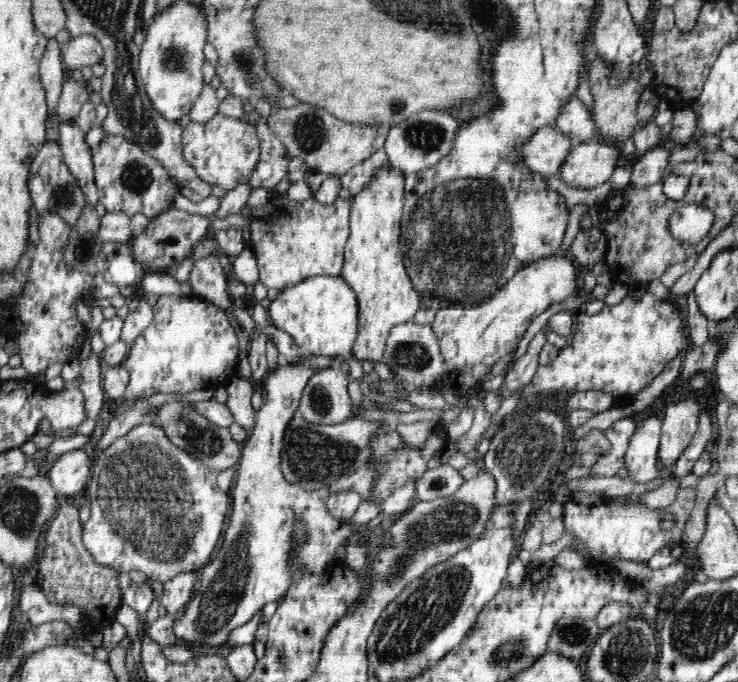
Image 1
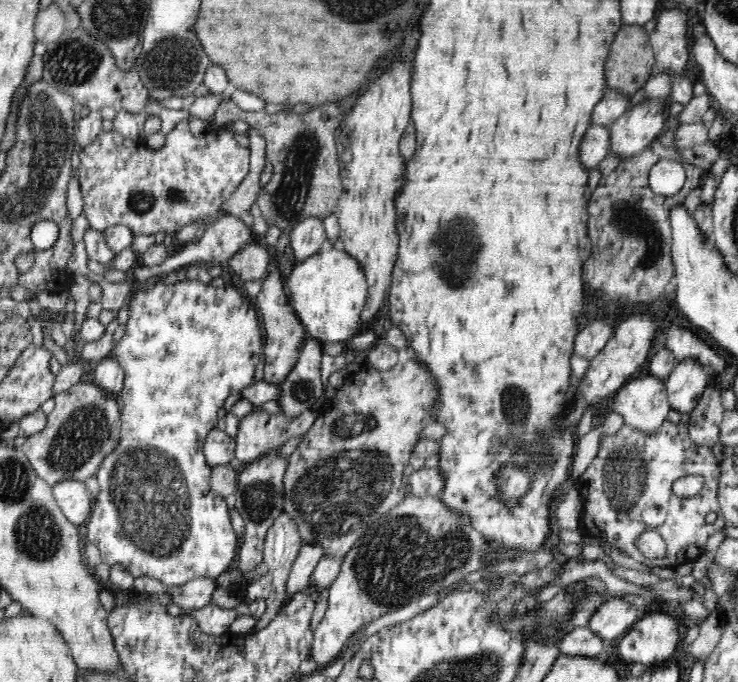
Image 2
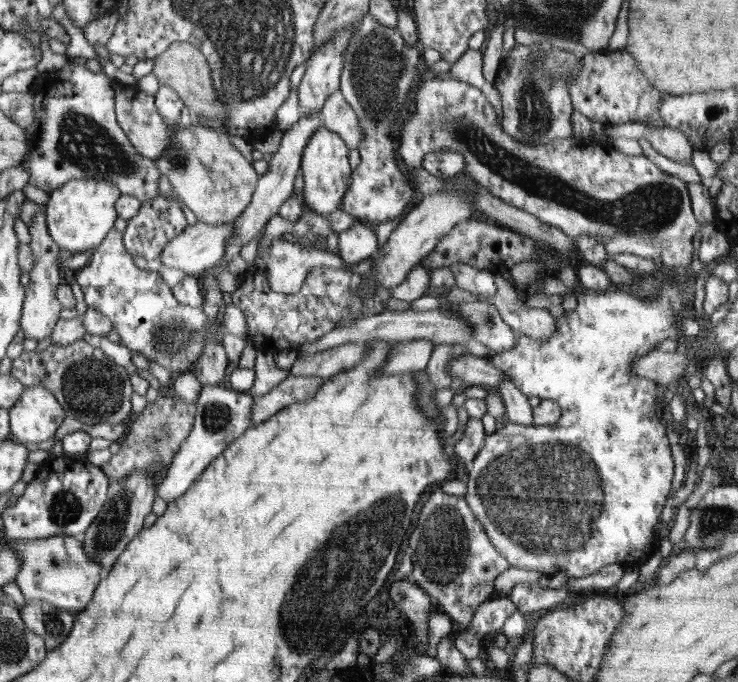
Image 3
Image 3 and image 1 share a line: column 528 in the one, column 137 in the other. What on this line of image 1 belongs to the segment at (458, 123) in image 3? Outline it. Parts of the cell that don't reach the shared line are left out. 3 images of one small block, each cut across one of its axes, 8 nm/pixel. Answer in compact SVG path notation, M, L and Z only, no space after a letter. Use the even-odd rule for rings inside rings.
M105 134L104 137L93 150L92 158L99 199L107 212L118 211L129 217L139 212L151 220L170 209L176 189L164 165L120 134Z

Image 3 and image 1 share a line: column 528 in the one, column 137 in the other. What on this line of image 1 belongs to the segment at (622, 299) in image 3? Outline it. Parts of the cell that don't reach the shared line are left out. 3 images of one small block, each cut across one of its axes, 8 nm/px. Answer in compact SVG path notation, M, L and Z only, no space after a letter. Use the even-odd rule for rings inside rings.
M181 294L160 295L156 304L153 306L153 317L150 321L150 324L142 331L142 334L139 334L139 338L136 338L136 341L130 348L130 352L128 352L128 358L126 358L126 360L124 360L123 362L126 371L128 371L128 373L130 374L130 384L128 384L128 388L126 388L123 396L125 399L136 399L137 397L148 396L159 392L190 393L195 390L210 389L216 392L219 389L226 388L226 386L230 384L232 378L239 374L239 354L240 342L238 342L238 336L236 335L236 331L231 325L229 318L226 316L226 313L222 311L220 307L217 307L213 303L210 303L206 300L183 297ZM143 423L129 430L128 434L125 434L122 438L118 438L114 444L110 444L106 450L103 450L95 461L96 464L92 468L92 480L90 479L90 483L88 484L90 518L84 525L83 545L87 547L98 564L112 567L119 572L140 570L140 572L146 574L148 579L164 584L167 580L174 578L178 574L200 570L203 565L207 565L211 561L212 553L215 552L216 545L219 544L222 532L226 528L230 506L232 505L230 493L222 492L217 485L218 472L212 468L208 468L203 462L192 458L190 454L174 446L160 426L154 426L151 423Z

